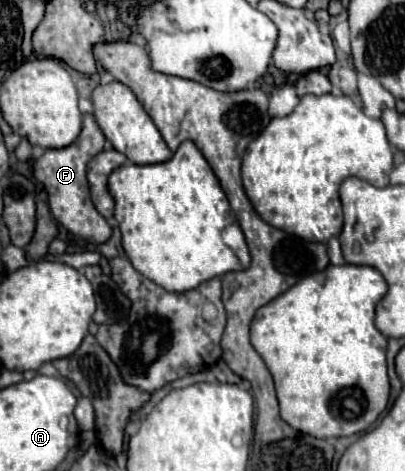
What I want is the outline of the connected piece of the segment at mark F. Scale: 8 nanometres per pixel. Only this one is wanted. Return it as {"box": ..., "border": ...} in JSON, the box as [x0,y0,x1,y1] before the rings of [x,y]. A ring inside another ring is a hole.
{"box":[34,113,112,243],"border":[[[90,113],[84,115],[84,125],[78,135],[78,139],[62,149],[56,149],[56,153],[44,153],[34,161],[34,177],[40,179],[48,191],[48,205],[58,223],[62,223],[70,233],[94,241],[94,243],[104,243],[110,235],[112,229],[106,223],[106,219],[94,209],[88,193],[88,181],[86,181],[86,163],[104,149],[106,137],[102,135],[98,123]]]}

